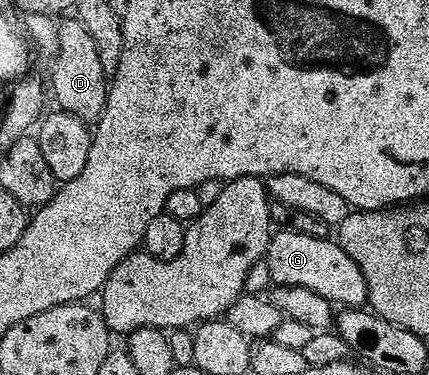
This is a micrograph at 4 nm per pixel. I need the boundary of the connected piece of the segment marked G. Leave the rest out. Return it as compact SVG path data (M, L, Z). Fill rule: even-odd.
M283 230L279 234L278 231L272 237L265 261L276 287L309 288L309 292L317 292L317 296L339 308L363 308L368 305L365 276L339 247L338 241L315 238L309 232L298 234L295 230Z

